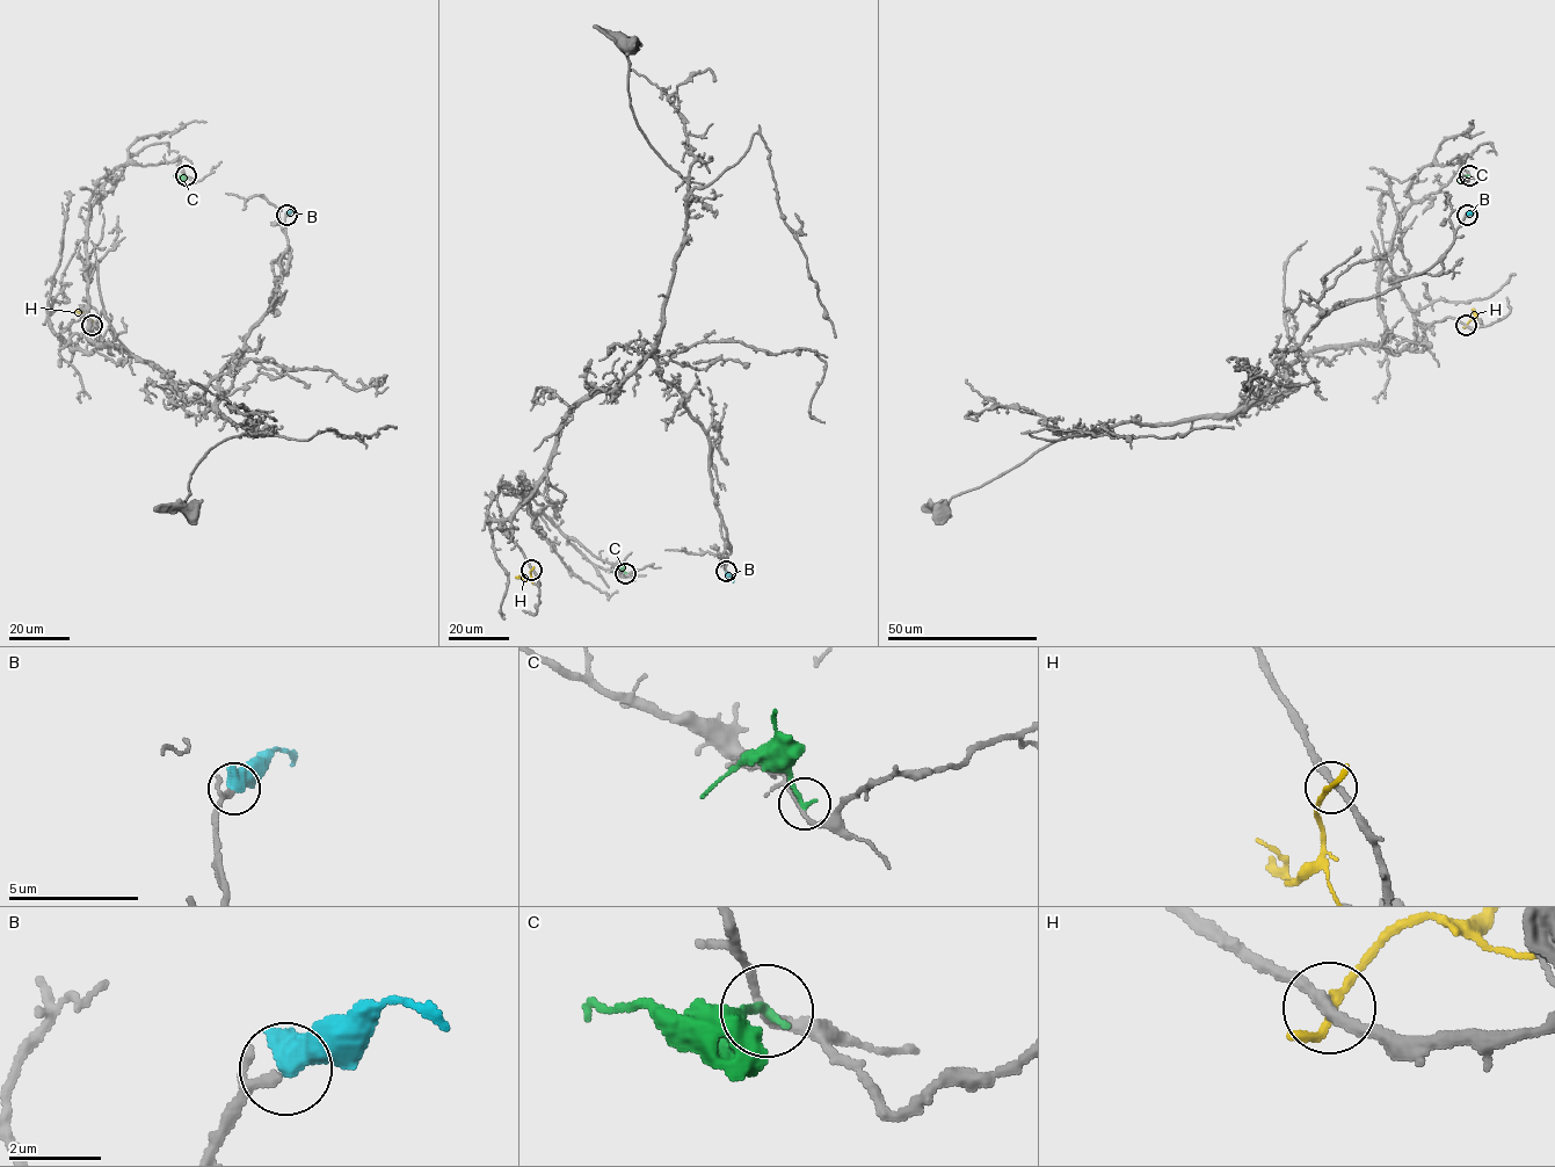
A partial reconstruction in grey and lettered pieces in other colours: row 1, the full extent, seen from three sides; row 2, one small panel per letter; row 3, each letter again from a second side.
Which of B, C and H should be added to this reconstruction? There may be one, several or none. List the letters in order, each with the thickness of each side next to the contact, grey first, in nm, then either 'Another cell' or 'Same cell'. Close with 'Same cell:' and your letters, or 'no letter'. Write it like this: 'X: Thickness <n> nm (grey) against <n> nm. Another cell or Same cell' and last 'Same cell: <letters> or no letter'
B: Thickness 160 nm (grey) against 650 nm. Same cell
C: Thickness 160 nm (grey) against 200 nm. Another cell
H: Thickness 280 nm (grey) against 190 nm. Another cell
Same cell: B

